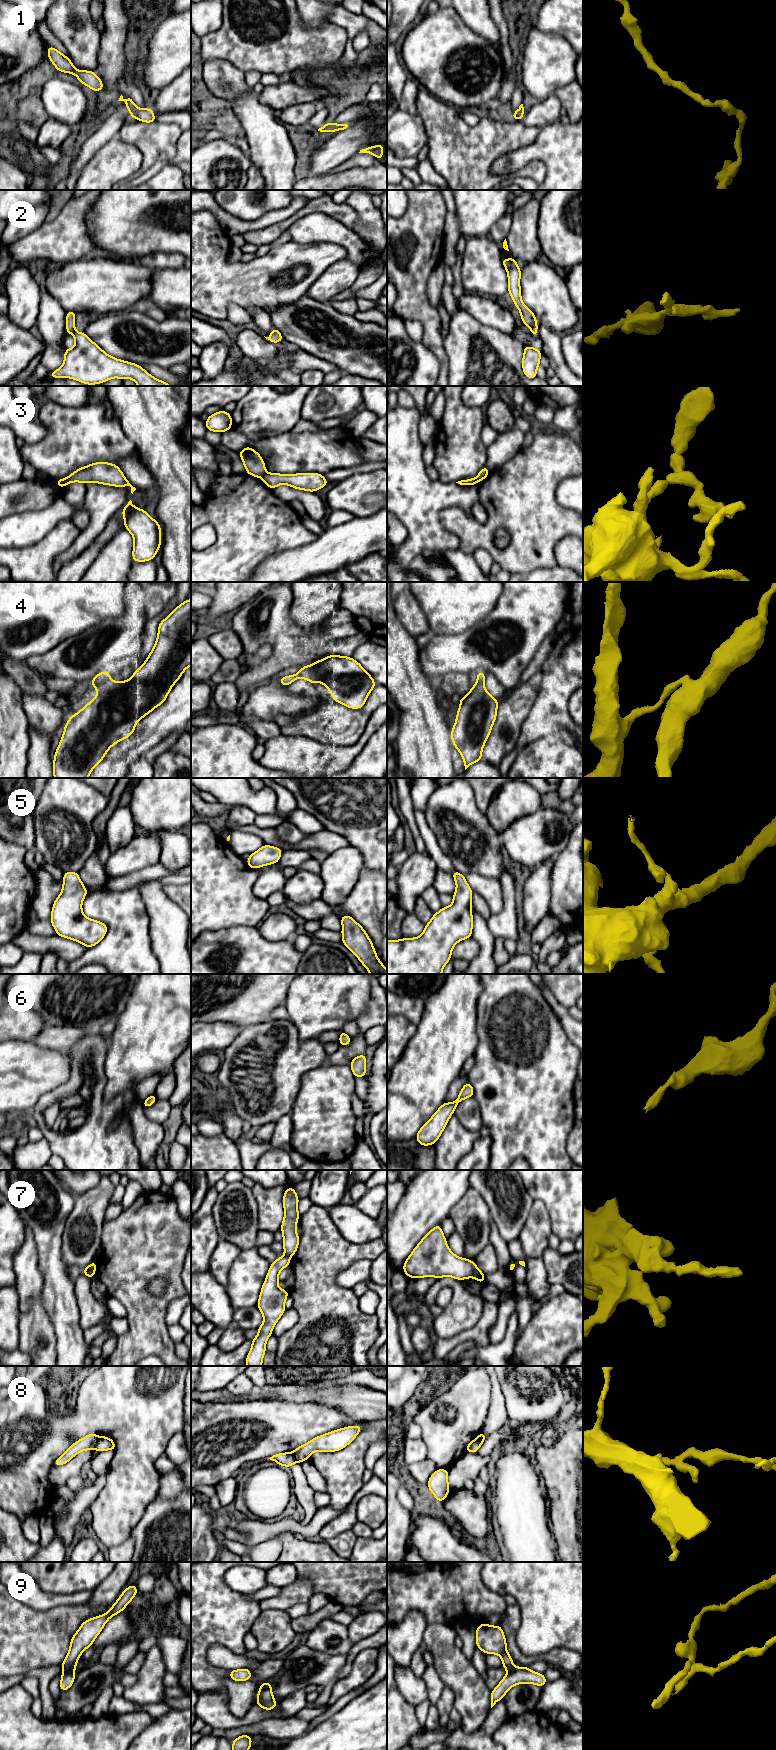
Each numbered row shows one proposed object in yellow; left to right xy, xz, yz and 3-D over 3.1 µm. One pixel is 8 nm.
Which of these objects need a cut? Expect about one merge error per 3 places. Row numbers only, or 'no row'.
3, 4, 7, 8, 9

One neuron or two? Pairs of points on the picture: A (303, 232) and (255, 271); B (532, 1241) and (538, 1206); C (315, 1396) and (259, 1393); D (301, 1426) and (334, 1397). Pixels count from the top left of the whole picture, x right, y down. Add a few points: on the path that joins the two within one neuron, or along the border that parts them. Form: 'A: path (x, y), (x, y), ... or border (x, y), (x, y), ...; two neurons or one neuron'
A: border (291, 240), (297, 243), (315, 243); two neurons
B: path (535, 1232), (535, 1215); one neuron
C: border (268, 1386), (269, 1397), (266, 1399); two neurons
D: border (303, 1402), (325, 1403), (341, 1410), (347, 1415); two neurons

